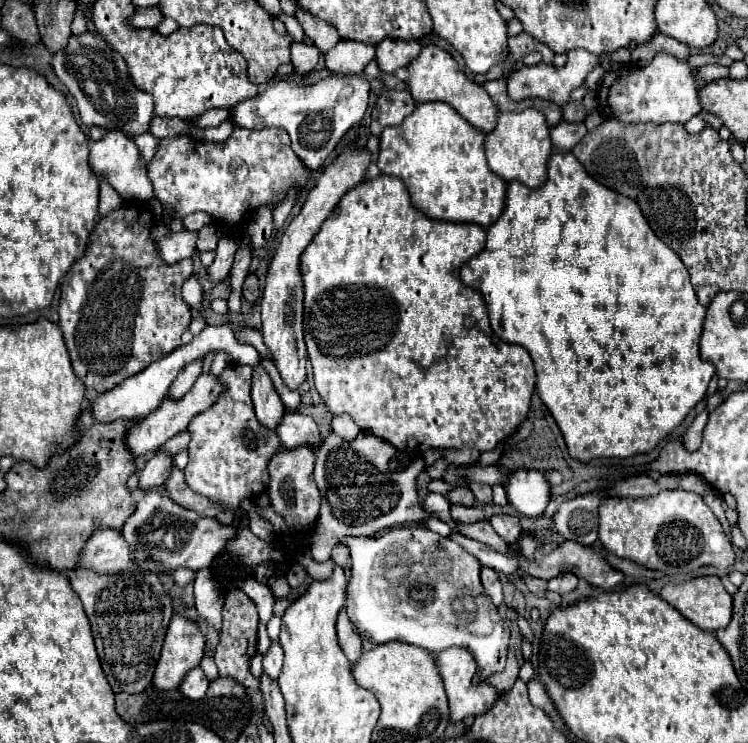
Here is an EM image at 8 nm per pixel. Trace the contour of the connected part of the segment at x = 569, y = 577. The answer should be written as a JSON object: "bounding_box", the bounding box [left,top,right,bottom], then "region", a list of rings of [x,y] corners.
{"bounding_box":[547,571,577,595],"region":[[[569,571],[561,573],[555,579],[547,581],[547,589],[553,591],[553,593],[557,593],[557,595],[565,595],[565,593],[569,593],[575,587],[577,587],[577,575],[569,573]]]}

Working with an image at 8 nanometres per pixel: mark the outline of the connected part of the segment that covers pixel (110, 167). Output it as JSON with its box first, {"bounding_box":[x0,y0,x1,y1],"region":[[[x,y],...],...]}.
{"bounding_box":[89,131,151,199],"region":[[[109,131],[105,135],[105,139],[95,141],[91,145],[91,153],[89,153],[89,165],[93,169],[93,173],[101,179],[105,179],[123,199],[151,199],[151,183],[147,179],[147,165],[139,163],[139,151],[137,145],[133,143],[131,137],[117,133],[117,131]]]}

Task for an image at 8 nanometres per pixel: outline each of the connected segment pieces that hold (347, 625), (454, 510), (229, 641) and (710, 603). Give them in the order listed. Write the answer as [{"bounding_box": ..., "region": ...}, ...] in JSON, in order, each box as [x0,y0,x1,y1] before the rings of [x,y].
[{"bounding_box":[337,609,361,663],"region":[[[341,609],[337,617],[337,635],[339,635],[339,647],[343,649],[347,659],[355,663],[361,657],[361,637],[355,633],[345,609]]]},{"bounding_box":[451,505,483,523],"region":[[[451,505],[451,517],[457,523],[475,523],[483,519],[483,513],[475,507],[461,507],[461,505]]]},{"bounding_box":[213,589,259,689],"region":[[[231,589],[223,605],[223,631],[213,659],[219,667],[221,677],[231,677],[245,689],[259,687],[259,681],[249,671],[249,663],[257,653],[257,627],[259,627],[259,617],[255,615],[255,605],[251,603],[251,599],[241,589]]]},{"bounding_box":[659,575,731,631],"region":[[[715,575],[693,577],[681,585],[665,585],[659,595],[703,631],[717,631],[721,627],[727,627],[727,623],[731,621],[731,595],[723,589],[719,577]]]}]

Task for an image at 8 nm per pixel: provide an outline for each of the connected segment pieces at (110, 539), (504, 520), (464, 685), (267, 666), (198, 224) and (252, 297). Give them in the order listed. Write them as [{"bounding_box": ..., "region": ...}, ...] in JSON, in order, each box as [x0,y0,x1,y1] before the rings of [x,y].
[{"bounding_box":[77,527,137,575],"region":[[[95,527],[91,539],[79,553],[77,567],[89,569],[97,575],[137,569],[121,533],[117,529],[107,529],[107,527]]]},{"bounding_box":[489,515,523,543],"region":[[[493,515],[489,519],[489,523],[507,543],[515,543],[519,539],[519,535],[523,533],[519,519],[513,517],[513,515]]]},{"bounding_box":[435,647,497,723],"region":[[[449,647],[449,649],[439,651],[439,653],[435,653],[435,665],[439,669],[439,675],[443,679],[443,687],[445,687],[445,693],[447,693],[451,723],[463,721],[469,715],[473,715],[473,717],[483,715],[497,701],[497,691],[491,685],[473,685],[471,683],[471,679],[475,675],[475,659],[467,649]]]},{"bounding_box":[263,643,283,681],"region":[[[271,643],[271,649],[263,657],[263,671],[271,681],[277,681],[281,667],[283,667],[283,651],[281,651],[279,643]]]},{"bounding_box":[183,213,211,231],"region":[[[193,213],[193,215],[187,215],[183,219],[183,227],[187,231],[199,231],[201,227],[205,227],[207,223],[211,223],[211,217],[209,215],[203,215],[203,213]]]},{"bounding_box":[243,273,259,303],"region":[[[249,273],[245,283],[243,283],[243,297],[249,301],[249,303],[255,303],[259,299],[259,281],[257,281],[257,275],[255,273]]]}]

